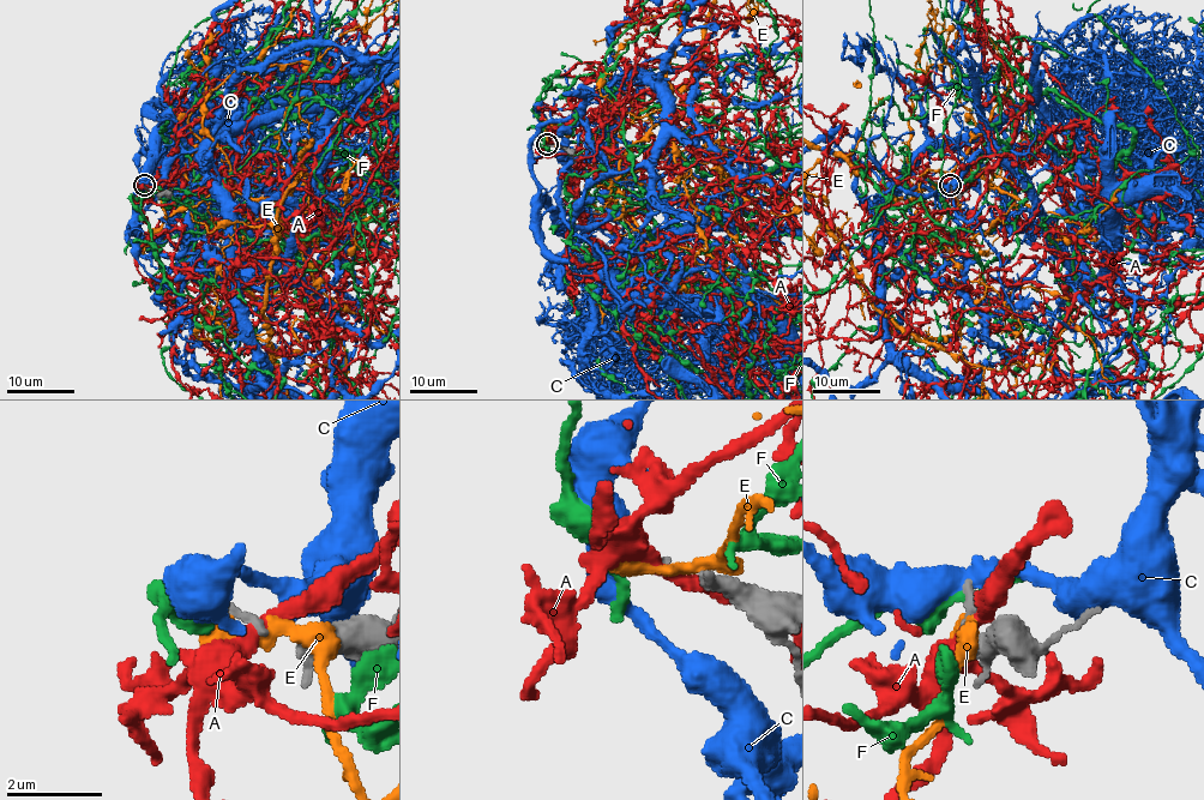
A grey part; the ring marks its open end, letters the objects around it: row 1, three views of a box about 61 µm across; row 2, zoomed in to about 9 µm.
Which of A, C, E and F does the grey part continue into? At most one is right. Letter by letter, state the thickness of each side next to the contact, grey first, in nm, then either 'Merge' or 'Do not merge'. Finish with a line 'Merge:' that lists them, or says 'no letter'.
A: Thickness 200 nm (grey) against 320 nm. Do not merge
C: Thickness 180 nm (grey) against 550 nm. Do not merge
E: Thickness 200 nm (grey) against 550 nm. Do not merge
F: Thickness 200 nm (grey) against 360 nm. Do not merge
Merge: no letter

